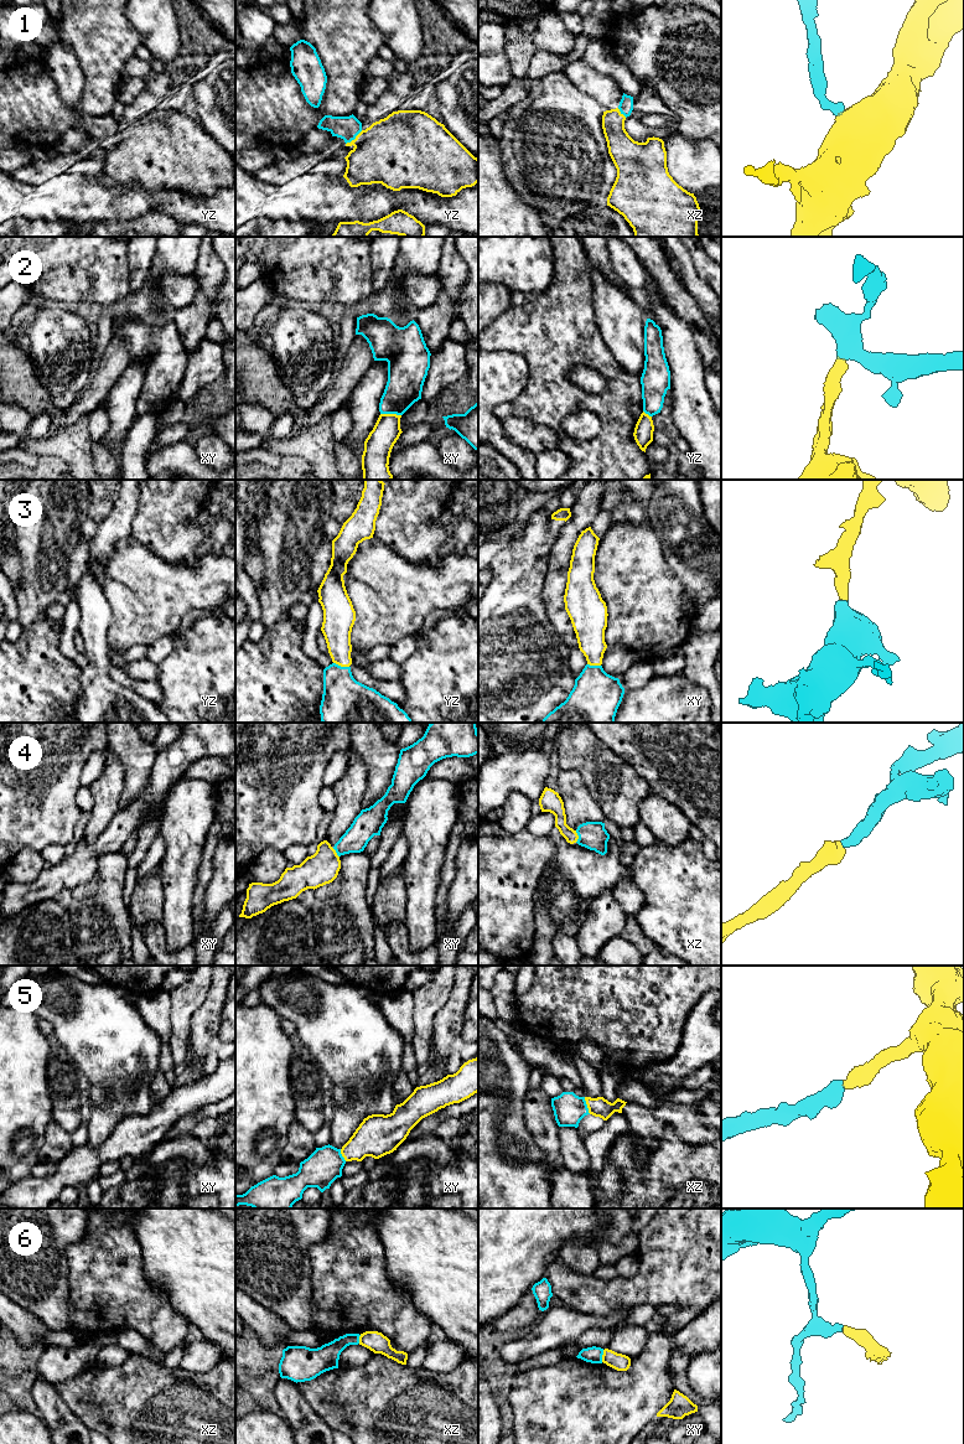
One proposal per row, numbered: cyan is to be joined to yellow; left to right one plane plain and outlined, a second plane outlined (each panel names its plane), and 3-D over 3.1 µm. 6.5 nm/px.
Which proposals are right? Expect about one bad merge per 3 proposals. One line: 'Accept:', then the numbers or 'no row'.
Accept: 1, 3, 4, 5

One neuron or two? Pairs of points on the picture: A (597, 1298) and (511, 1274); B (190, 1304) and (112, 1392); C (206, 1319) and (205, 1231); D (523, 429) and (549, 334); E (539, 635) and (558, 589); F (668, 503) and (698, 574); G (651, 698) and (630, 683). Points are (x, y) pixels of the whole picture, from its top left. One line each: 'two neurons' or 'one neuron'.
A: two neurons
B: two neurons
C: one neuron
D: two neurons
E: two neurons
F: one neuron
G: two neurons

